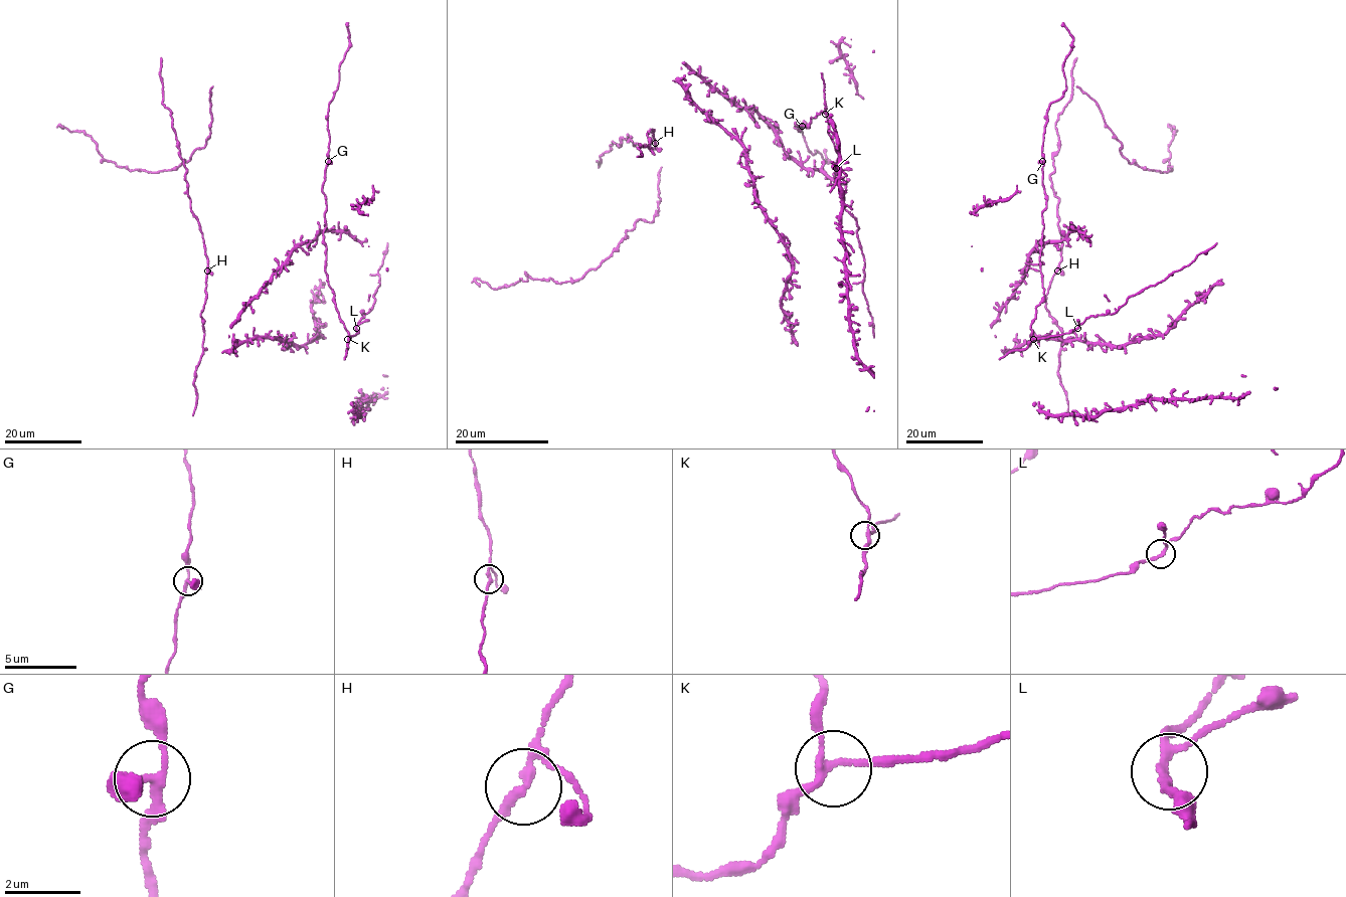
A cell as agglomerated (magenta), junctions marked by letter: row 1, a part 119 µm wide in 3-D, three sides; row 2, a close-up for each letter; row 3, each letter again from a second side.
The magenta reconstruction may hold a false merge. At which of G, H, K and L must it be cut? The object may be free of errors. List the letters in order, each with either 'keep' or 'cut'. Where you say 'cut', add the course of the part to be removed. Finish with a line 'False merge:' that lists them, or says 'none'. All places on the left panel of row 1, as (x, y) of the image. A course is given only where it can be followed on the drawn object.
G: keep
H: keep
K: keep
L: keep
False merge: none

